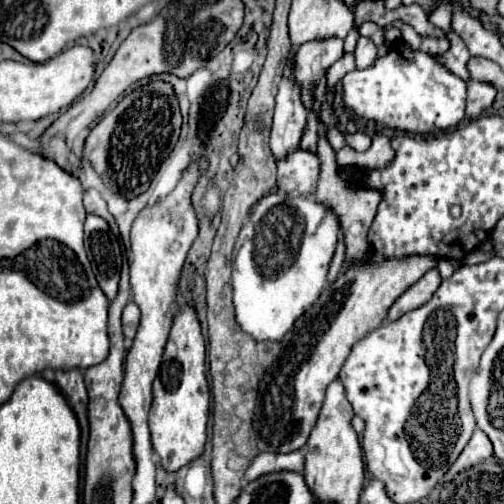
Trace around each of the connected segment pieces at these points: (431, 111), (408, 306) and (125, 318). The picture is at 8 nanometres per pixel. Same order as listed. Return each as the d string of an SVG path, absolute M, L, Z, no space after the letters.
M400 39L384 57L376 57L370 67L354 69L342 77L342 103L356 117L398 133L448 133L464 119L466 83L446 69L436 55L414 51Z
M430 269L420 281L416 281L412 287L408 287L390 307L388 311L388 319L394 321L396 317L404 315L406 311L412 311L420 305L424 305L432 295L434 291L440 287L442 283L442 277L440 277L440 271L438 269Z
M130 299L130 303L126 305L124 313L122 313L122 329L124 329L124 337L134 339L136 331L140 325L140 309L136 307L136 303Z

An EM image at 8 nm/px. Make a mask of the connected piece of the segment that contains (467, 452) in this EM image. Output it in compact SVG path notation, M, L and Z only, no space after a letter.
M480 429L474 431L472 439L468 441L468 445L464 447L462 455L458 457L458 461L452 465L452 469L448 469L448 473L444 475L444 481L456 477L460 471L476 465L476 463L482 463L486 459L492 459L494 455L494 449L492 449L492 441L488 439L488 435Z

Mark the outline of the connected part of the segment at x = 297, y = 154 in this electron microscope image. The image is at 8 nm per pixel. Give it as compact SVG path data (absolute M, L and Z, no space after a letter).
M294 149L286 157L278 159L278 189L286 193L314 195L320 172L316 153Z

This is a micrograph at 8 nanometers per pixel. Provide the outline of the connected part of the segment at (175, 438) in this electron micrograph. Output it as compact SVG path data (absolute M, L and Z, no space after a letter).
M182 307L164 349L162 365L154 381L154 399L150 409L150 435L152 447L160 455L160 465L166 471L178 471L190 465L204 453L206 445L206 425L210 409L210 387L206 381L206 363L204 363L204 337L200 333L200 323L196 313L190 307Z

